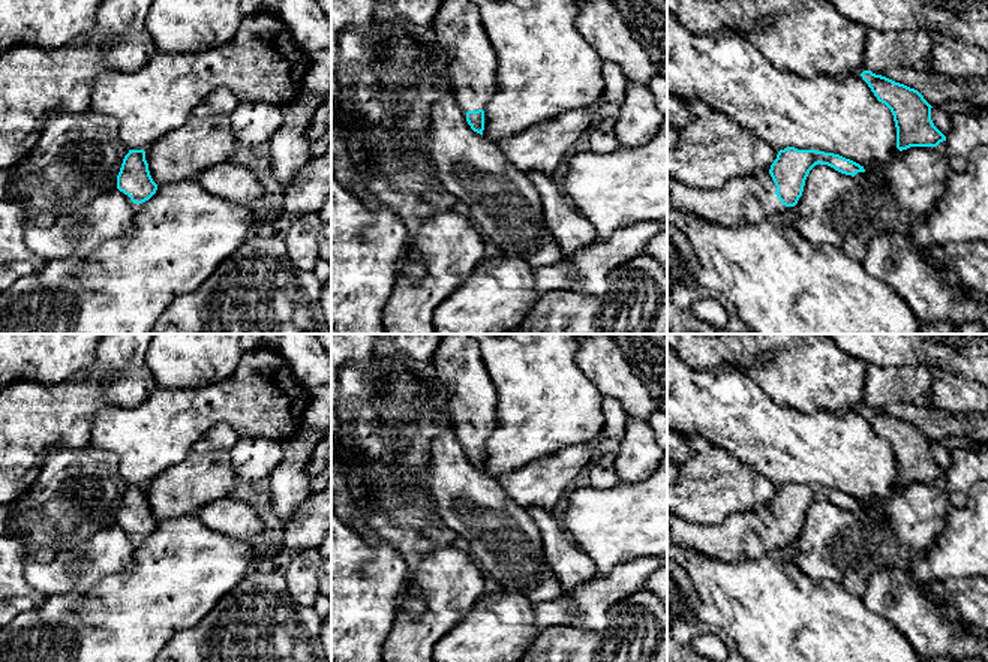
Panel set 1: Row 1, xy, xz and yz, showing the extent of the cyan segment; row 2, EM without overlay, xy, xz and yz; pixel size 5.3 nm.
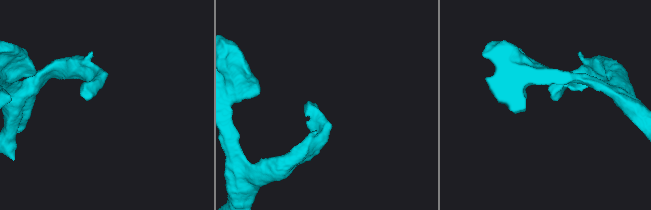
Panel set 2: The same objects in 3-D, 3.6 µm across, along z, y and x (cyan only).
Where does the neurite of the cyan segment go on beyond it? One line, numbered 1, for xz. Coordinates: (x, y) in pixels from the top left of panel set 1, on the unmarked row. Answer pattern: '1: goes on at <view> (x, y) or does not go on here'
1: goes on at xz (458, 367)

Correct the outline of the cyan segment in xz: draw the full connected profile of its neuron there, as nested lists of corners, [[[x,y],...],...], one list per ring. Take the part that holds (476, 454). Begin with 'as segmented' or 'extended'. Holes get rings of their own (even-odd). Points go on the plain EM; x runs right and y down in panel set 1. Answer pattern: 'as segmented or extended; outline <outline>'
extended; outline [[[441,334],[435,356],[421,367],[421,376],[445,391],[453,431],[468,446],[471,464],[483,470],[483,443],[496,425],[496,389],[477,340],[469,334]]]

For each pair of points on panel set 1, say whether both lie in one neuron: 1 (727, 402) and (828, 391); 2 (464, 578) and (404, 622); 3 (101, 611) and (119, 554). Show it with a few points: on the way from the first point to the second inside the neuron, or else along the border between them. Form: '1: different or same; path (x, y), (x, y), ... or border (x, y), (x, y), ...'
1: different; border (747, 373), (780, 405), (805, 411)
2: same; path (450, 593), (419, 623)
3: different; border (135, 547), (134, 557), (125, 566), (83, 593)

